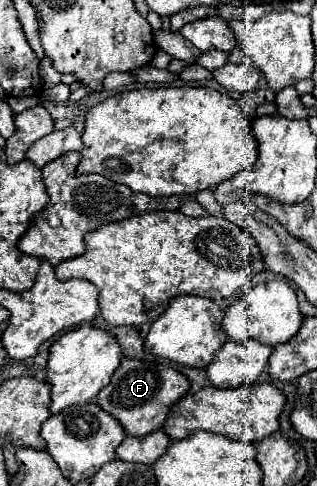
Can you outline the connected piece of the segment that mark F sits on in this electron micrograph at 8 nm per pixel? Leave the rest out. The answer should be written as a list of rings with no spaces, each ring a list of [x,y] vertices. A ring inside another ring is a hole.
[[[122,359],[120,367],[114,371],[110,383],[96,395],[100,409],[108,411],[118,419],[130,437],[144,437],[164,425],[170,405],[174,405],[186,391],[188,379],[162,361],[140,361],[140,359]]]

